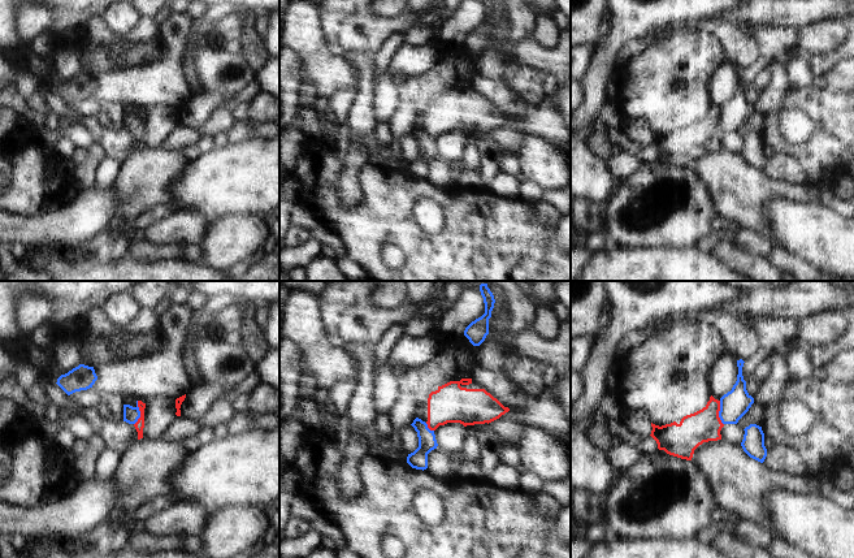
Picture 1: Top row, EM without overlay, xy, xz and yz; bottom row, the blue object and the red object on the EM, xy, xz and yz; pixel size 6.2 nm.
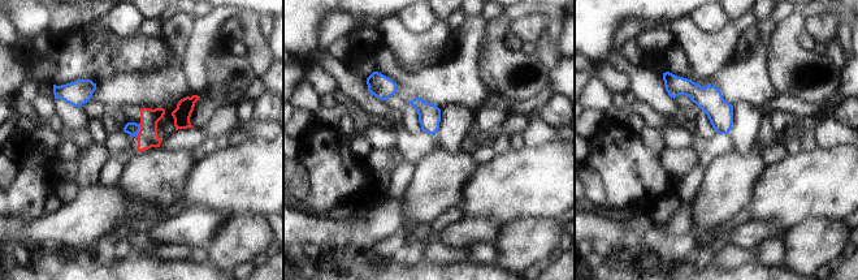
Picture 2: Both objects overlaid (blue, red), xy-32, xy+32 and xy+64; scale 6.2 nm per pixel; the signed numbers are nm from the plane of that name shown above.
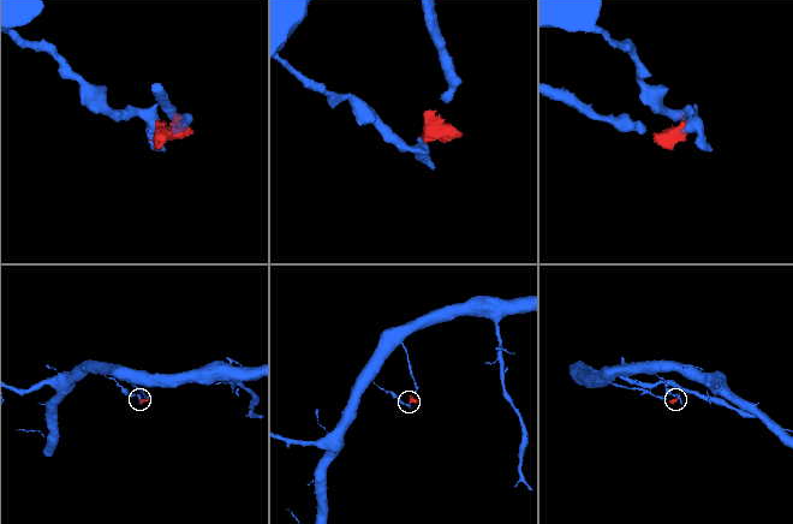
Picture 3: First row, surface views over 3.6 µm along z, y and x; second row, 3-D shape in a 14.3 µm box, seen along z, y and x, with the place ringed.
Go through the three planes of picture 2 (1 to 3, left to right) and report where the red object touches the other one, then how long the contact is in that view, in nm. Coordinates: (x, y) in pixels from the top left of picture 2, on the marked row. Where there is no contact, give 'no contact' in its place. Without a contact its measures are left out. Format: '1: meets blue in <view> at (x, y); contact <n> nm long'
1: meets blue in xy-32 at (139, 129); contact 80 nm long
2: no contact
3: no contact

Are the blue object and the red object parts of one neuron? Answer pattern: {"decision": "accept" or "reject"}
{"decision": "reject"}

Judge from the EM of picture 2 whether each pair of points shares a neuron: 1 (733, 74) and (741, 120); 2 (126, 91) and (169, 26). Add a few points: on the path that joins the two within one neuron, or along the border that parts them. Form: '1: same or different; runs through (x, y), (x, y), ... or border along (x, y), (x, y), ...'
1: different; border along (732, 104), (748, 102), (755, 108)
2: same; runs through (148, 89), (176, 64), (177, 48)

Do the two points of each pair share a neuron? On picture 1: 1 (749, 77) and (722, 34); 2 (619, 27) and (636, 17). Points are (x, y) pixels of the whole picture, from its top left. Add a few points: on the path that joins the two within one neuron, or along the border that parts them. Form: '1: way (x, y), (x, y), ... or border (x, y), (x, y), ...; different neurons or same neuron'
1: border (755, 40), (758, 60), (744, 69); different neurons
2: way (623, 25), (632, 17); same neuron

